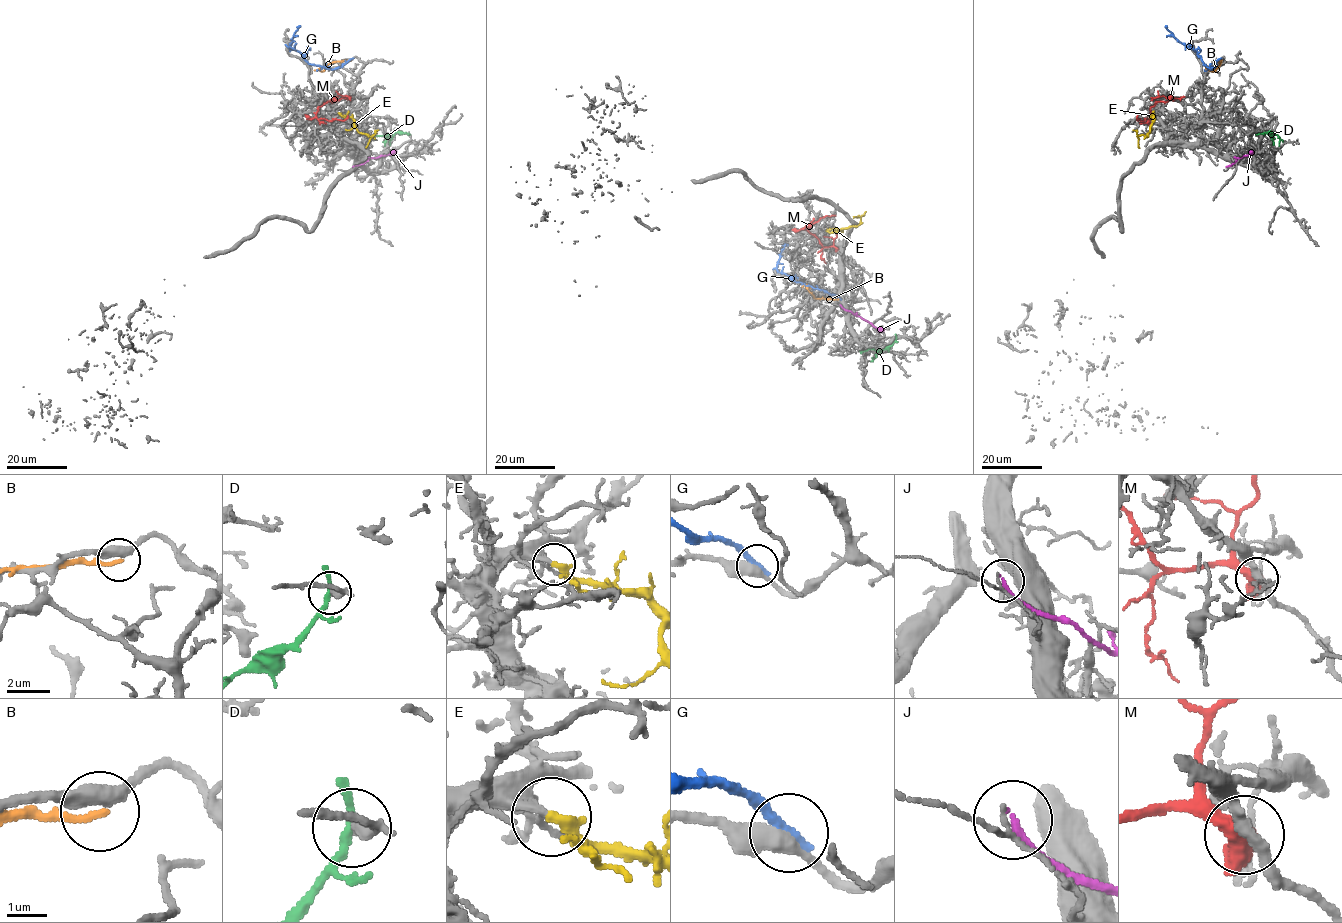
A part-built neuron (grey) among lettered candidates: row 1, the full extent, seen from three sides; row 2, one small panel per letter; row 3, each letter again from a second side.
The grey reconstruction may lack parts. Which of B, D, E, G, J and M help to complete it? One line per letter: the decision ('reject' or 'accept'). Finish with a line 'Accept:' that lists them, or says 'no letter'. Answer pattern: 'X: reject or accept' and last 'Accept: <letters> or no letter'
B: reject
D: reject
E: accept
G: reject
J: reject
M: reject
Accept: E

